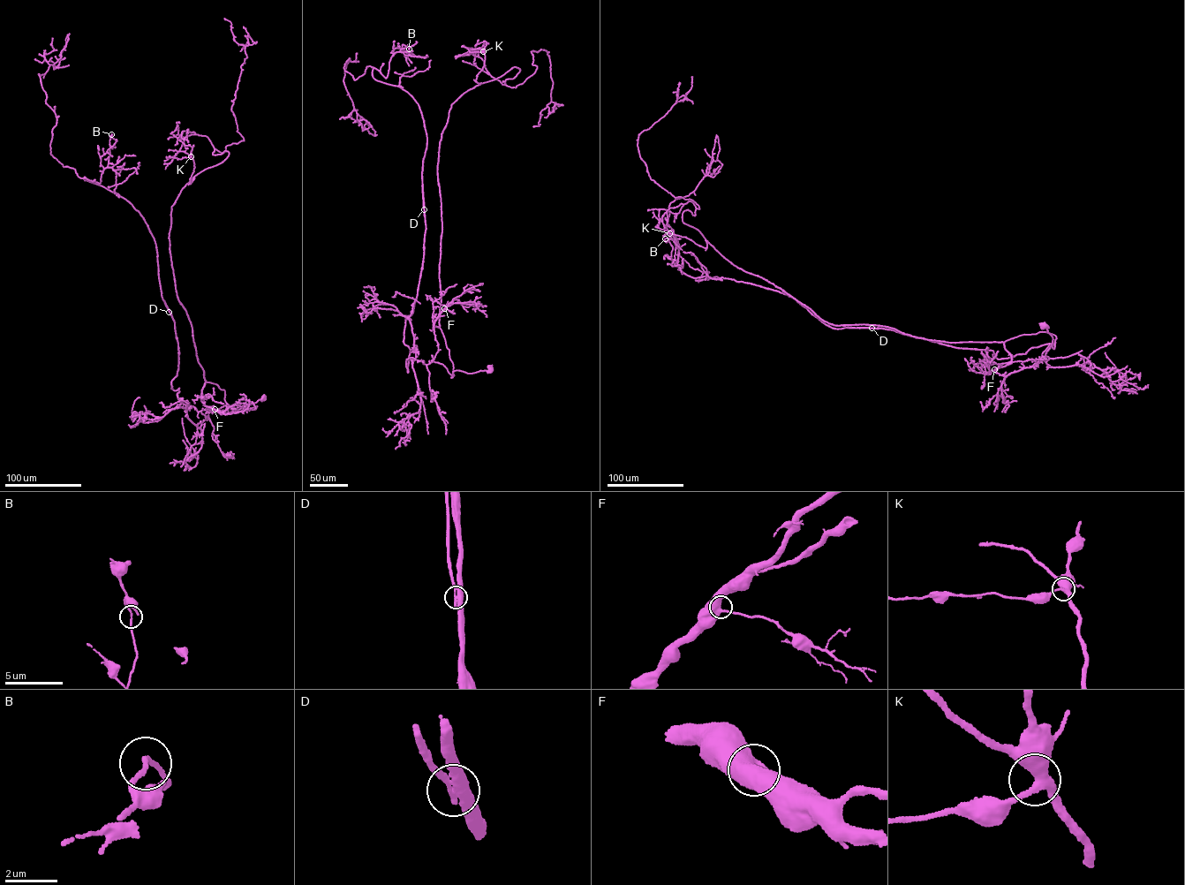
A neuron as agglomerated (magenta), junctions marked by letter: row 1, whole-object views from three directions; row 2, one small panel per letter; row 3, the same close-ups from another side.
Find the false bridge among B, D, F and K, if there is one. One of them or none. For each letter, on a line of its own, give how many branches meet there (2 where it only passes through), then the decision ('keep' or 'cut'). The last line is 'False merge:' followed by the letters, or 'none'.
B: 2 | keep
D: 2 | cut
F: 3 | keep
K: 3 | keep
False merge: D

